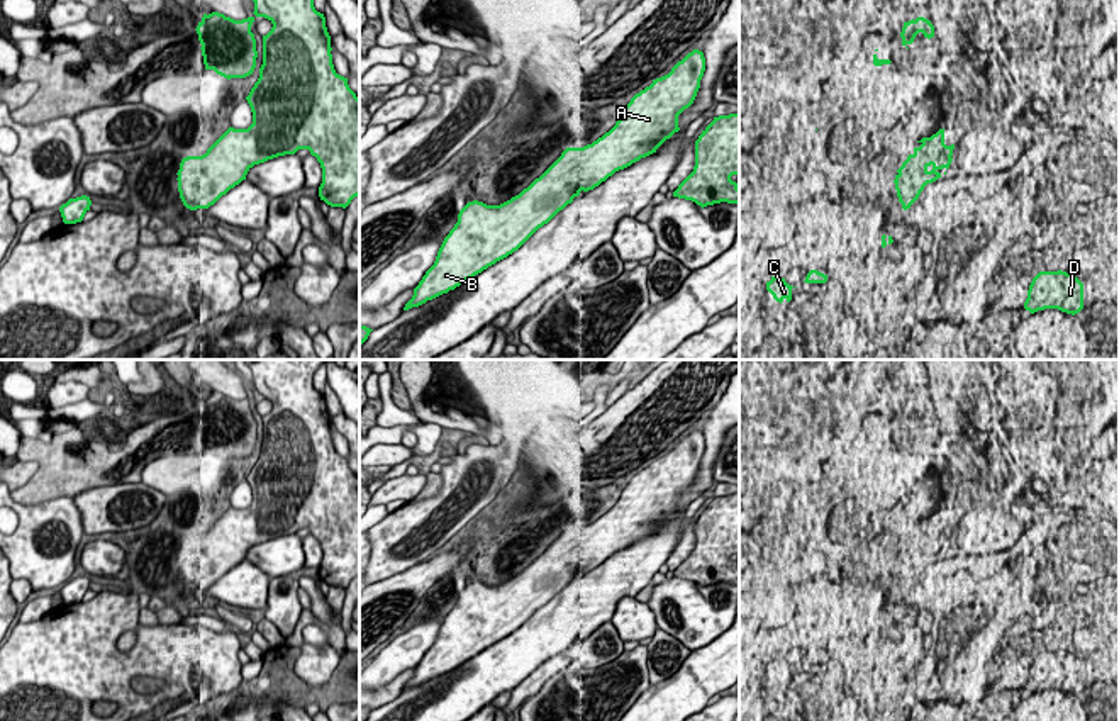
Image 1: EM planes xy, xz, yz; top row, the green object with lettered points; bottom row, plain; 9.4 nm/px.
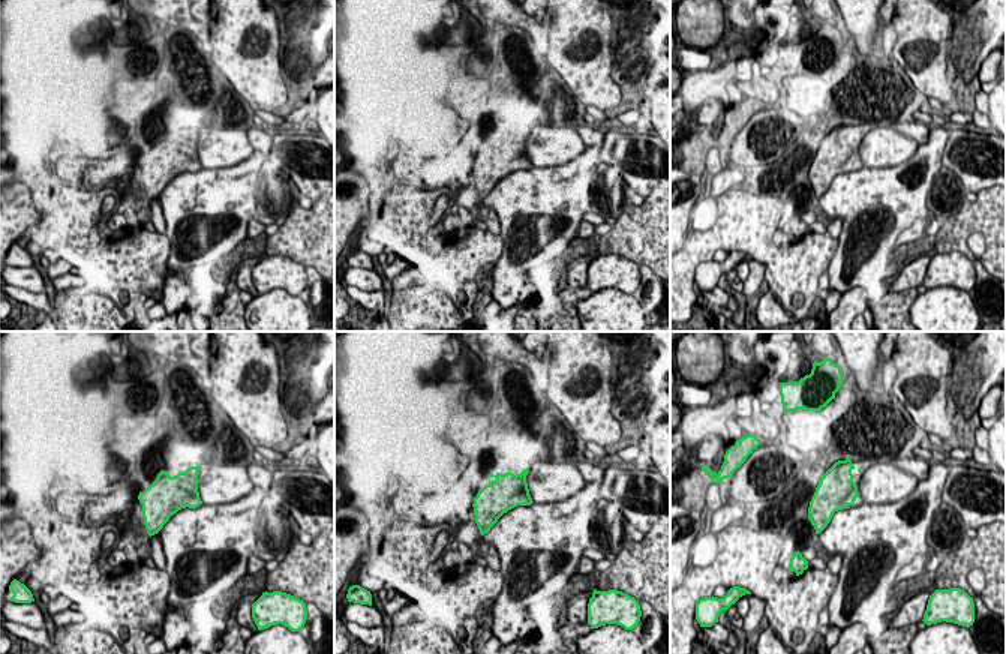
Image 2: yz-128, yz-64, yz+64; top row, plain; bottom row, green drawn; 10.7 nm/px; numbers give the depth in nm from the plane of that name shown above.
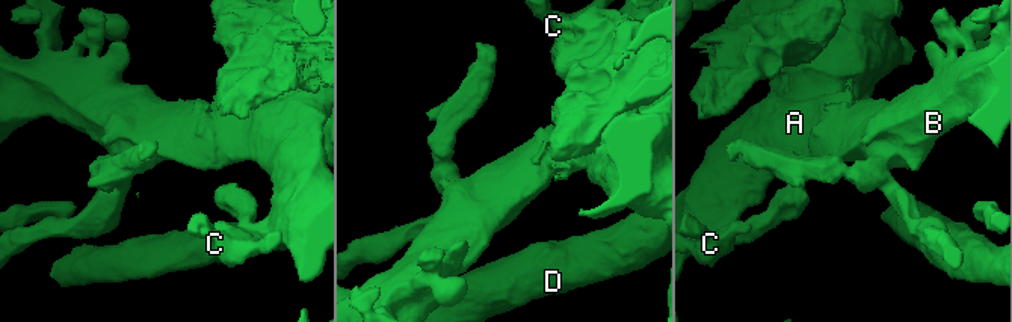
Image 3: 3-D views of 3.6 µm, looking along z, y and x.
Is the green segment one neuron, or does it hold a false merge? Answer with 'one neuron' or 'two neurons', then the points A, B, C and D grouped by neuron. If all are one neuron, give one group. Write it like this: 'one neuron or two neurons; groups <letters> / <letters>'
one neuron; groups A B C D

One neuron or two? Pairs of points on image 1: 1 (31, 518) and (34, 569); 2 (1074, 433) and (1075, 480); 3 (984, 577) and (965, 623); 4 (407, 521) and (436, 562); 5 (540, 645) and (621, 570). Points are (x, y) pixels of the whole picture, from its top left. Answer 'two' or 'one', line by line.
1: one
2: one
3: one
4: two
5: one

